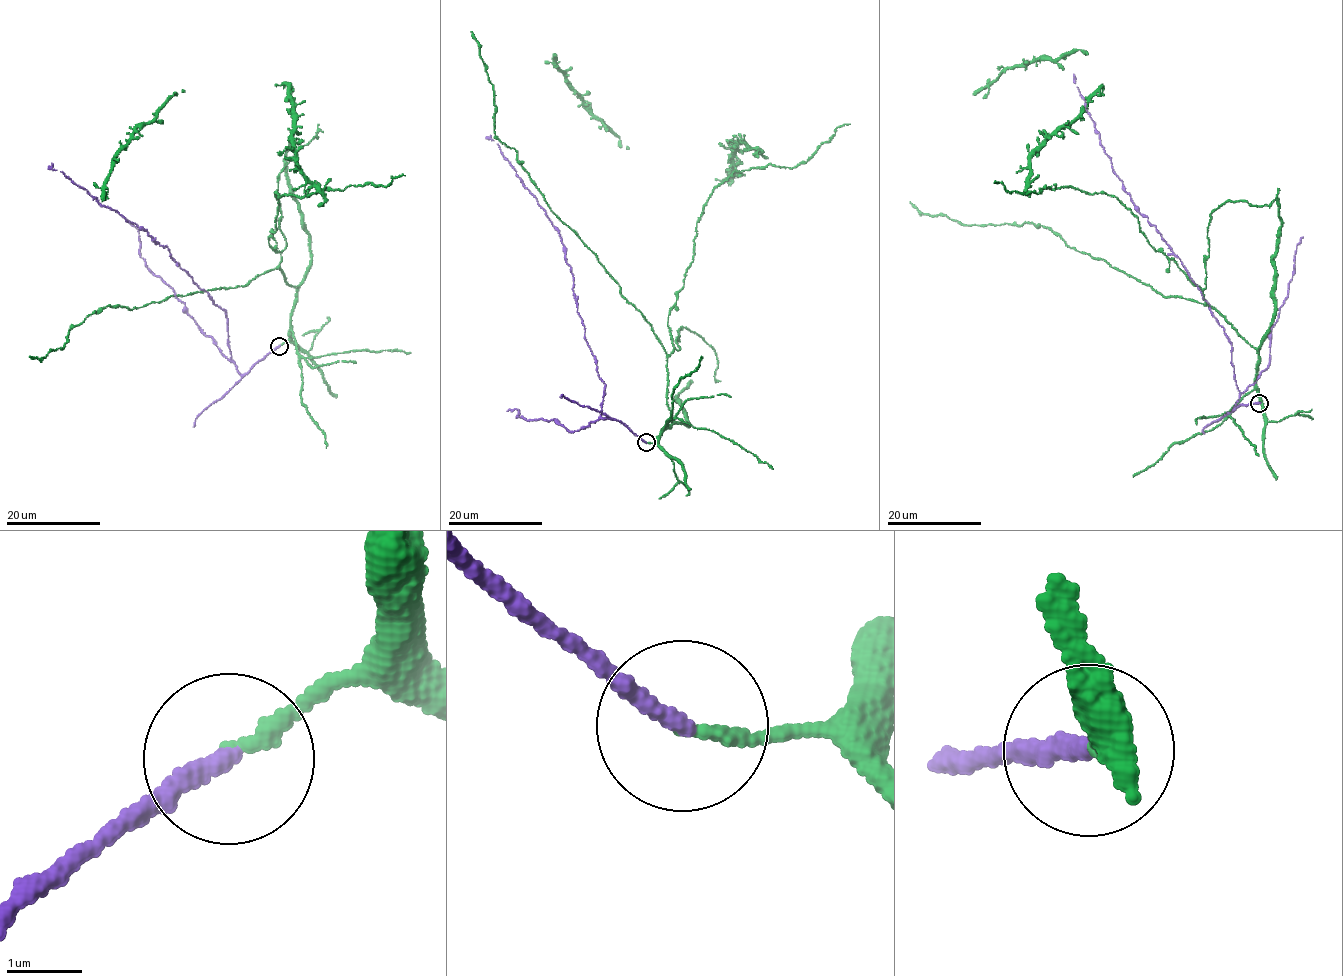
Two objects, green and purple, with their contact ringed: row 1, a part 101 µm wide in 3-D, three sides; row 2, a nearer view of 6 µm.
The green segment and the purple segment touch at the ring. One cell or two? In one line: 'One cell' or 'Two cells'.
One cell

